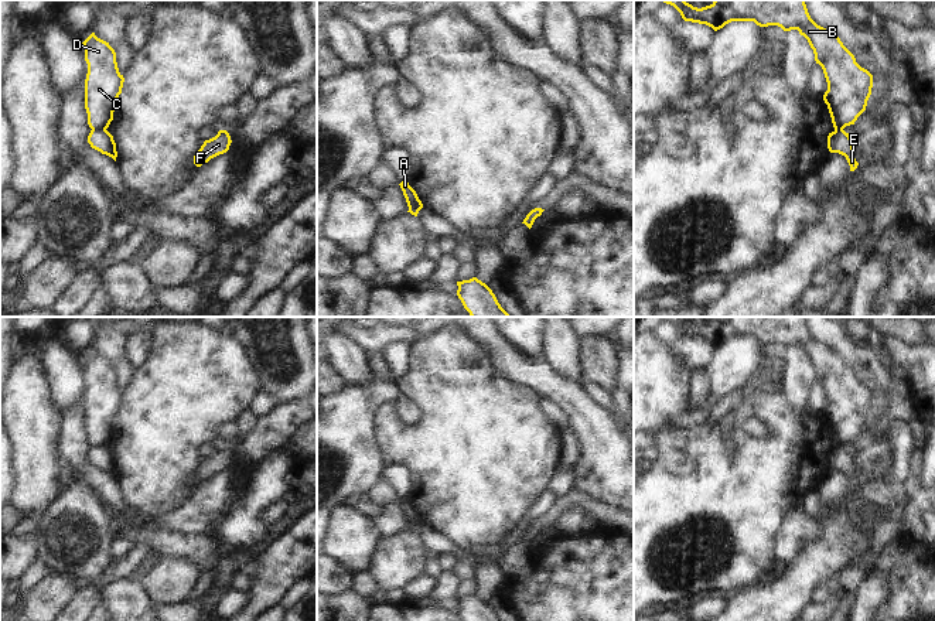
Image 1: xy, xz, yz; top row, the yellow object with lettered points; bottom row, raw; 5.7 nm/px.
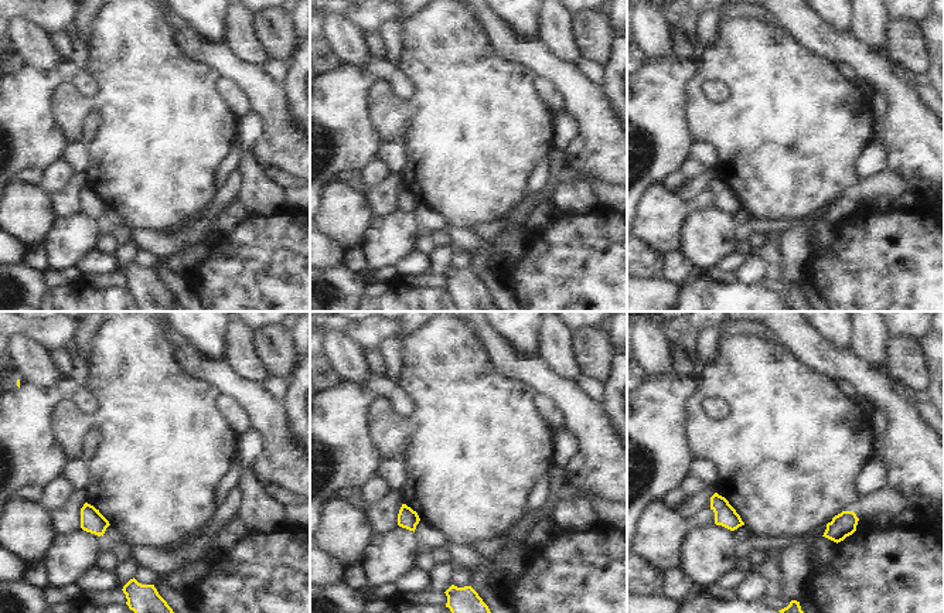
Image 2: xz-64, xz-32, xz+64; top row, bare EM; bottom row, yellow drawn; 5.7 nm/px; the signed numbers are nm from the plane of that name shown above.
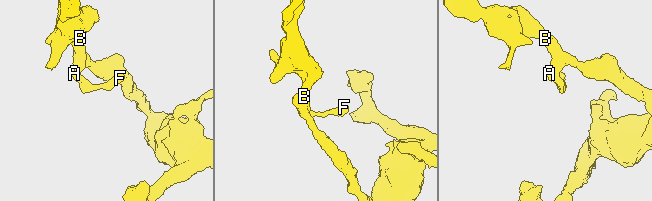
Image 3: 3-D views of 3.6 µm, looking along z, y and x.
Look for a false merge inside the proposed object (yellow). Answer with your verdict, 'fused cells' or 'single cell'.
fused cells

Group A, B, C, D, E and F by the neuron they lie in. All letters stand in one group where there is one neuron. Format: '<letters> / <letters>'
A E F / B C D

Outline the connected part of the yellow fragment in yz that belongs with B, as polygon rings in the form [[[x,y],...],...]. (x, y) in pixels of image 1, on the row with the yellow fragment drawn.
[[[663,0],[673,6],[685,21],[706,24],[714,31],[731,21],[754,21],[760,27],[778,25],[798,30],[823,69],[827,105],[835,130],[854,124],[866,110],[871,95],[873,75],[861,68],[840,38],[818,25],[809,16],[805,0],[714,0],[697,8],[685,0]]]

